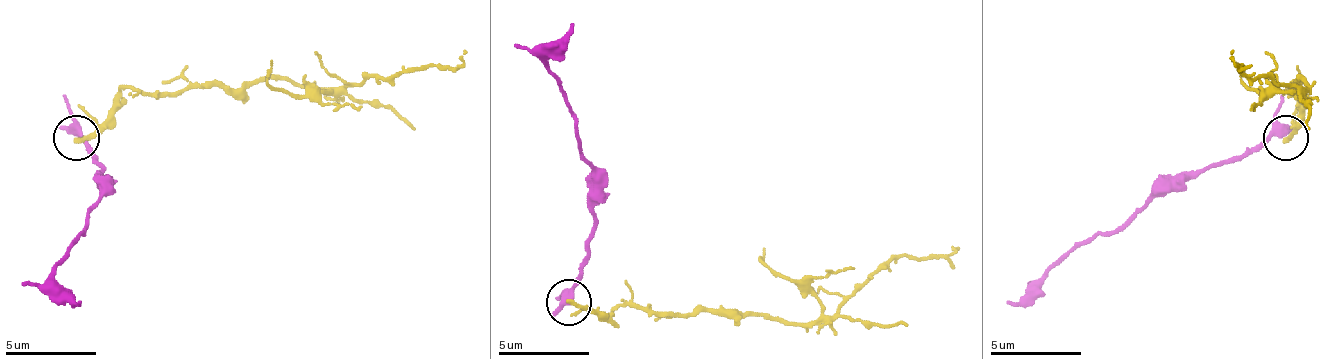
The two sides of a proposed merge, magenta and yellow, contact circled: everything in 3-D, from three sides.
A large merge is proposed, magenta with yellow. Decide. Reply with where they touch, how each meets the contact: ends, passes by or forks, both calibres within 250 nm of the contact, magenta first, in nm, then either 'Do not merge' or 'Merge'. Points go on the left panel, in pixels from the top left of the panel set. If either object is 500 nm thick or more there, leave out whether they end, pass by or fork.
Place: (76, 138). At the ring magenta passes by. At the ring yellow ends. Thickness 400 nm (magenta) against 240 nm. Do not merge

